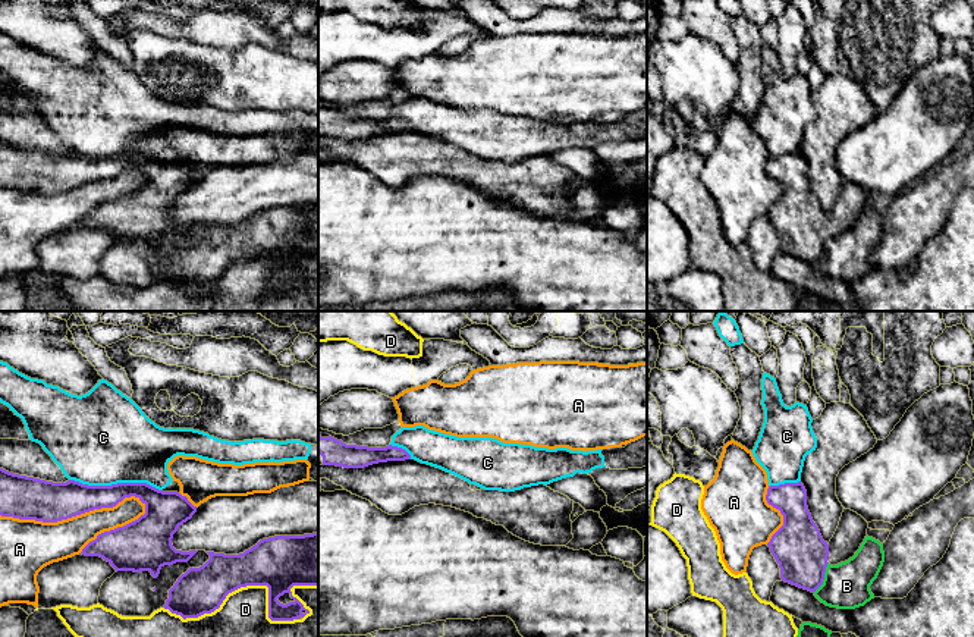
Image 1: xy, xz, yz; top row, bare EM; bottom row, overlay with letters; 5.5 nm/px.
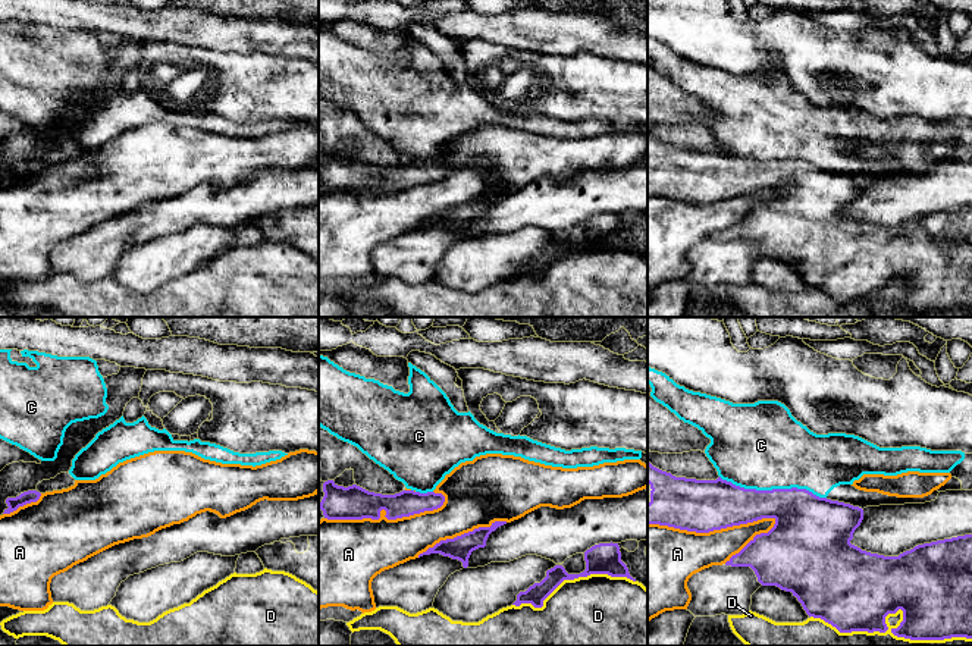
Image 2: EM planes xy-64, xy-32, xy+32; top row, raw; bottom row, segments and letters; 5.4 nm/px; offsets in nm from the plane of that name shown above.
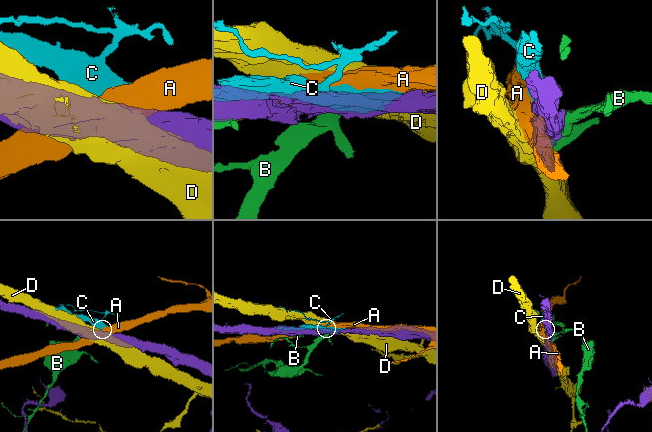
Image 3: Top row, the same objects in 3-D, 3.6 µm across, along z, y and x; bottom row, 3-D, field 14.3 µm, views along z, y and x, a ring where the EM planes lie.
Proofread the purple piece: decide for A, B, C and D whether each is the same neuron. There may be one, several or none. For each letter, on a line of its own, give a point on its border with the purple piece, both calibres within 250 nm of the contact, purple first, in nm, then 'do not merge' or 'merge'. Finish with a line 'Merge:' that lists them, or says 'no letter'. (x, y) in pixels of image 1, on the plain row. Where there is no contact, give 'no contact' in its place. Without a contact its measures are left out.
A: xy (72, 187) | 220/260 nm | do not merge
B: yz (823, 248) | 280/260 nm | do not merge
C: xy (116, 156) | 190/480 nm | do not merge
D: xy (242, 257) | 300/360 nm | do not merge
Merge: no letter

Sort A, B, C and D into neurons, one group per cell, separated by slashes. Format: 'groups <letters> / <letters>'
groups A / B / C / D

